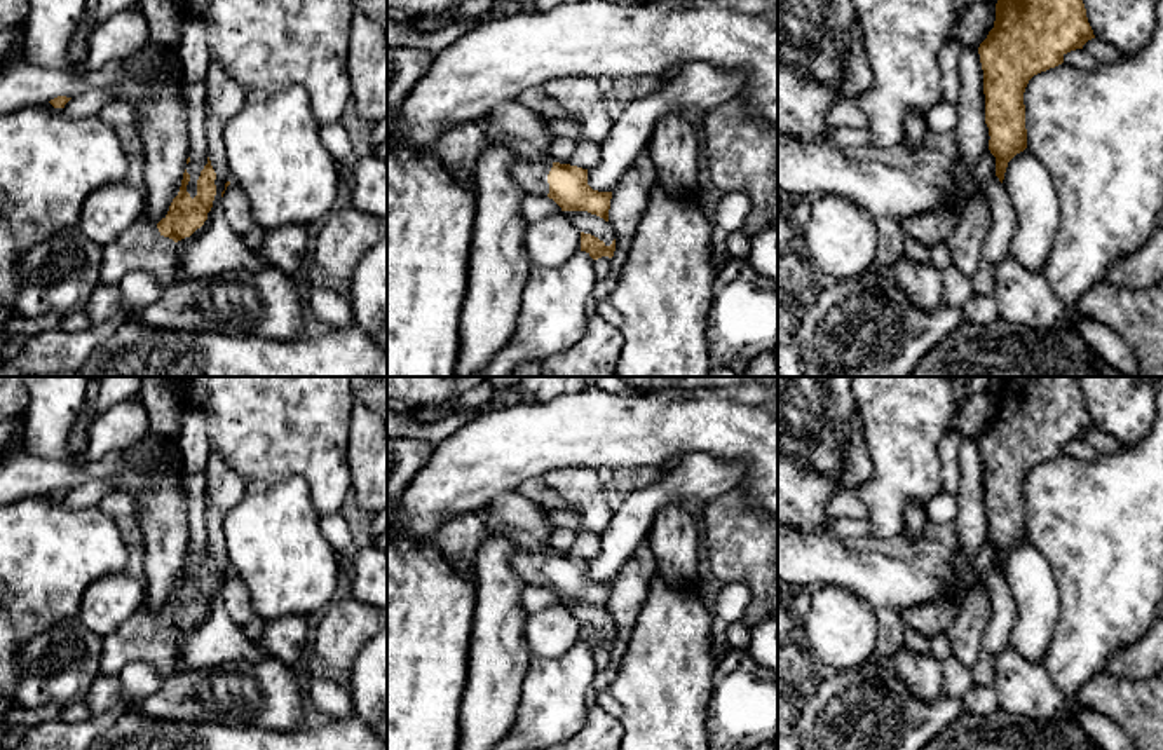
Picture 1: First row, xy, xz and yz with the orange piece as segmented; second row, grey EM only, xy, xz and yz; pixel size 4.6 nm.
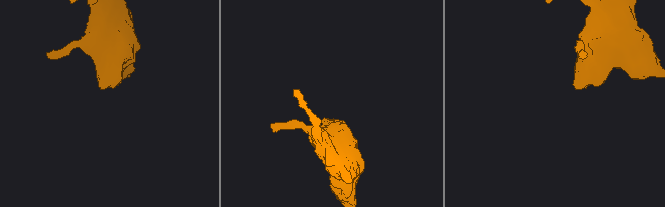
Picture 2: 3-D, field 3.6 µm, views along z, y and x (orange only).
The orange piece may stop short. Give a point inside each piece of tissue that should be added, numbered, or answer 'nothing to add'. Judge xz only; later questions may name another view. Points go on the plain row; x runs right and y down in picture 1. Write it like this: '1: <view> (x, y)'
1: xz (530, 565)

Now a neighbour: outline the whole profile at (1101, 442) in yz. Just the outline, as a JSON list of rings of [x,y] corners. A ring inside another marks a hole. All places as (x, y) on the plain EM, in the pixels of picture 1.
[[[1092,429],[1088,431],[1083,440],[1100,455],[1111,455],[1119,450],[1130,448],[1132,445],[1121,443],[1111,434],[1100,431],[1100,429]]]

